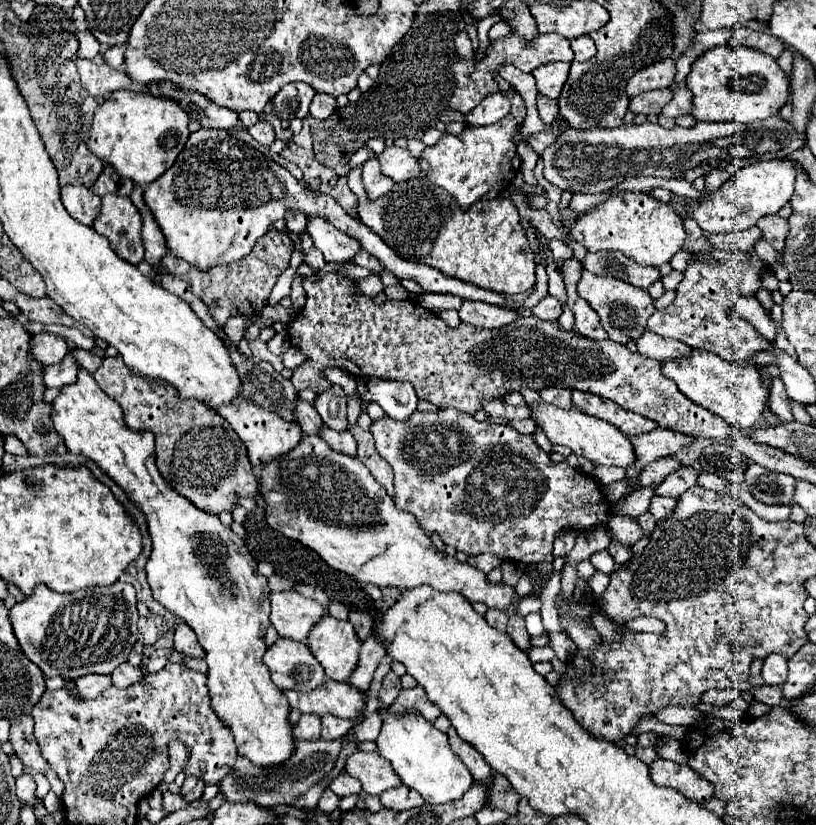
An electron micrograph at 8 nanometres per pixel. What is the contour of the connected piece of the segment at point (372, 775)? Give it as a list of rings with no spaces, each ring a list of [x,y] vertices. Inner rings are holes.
[[[356,751],[346,757],[344,773],[362,783],[362,791],[368,795],[380,795],[388,789],[400,787],[400,779],[392,773],[392,765],[380,757],[380,753]]]

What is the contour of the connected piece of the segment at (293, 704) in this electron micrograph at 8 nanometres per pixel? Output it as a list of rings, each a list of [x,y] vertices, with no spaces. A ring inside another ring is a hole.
[[[326,679],[318,689],[312,691],[284,691],[290,709],[300,709],[302,713],[314,715],[336,715],[354,719],[360,711],[364,711],[364,697],[356,693],[356,689],[348,689],[348,685]]]

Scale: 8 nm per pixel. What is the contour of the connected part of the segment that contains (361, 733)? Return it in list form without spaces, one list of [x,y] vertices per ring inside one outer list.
[[[372,713],[362,723],[354,725],[348,737],[354,737],[356,741],[374,741],[378,737],[378,731],[380,731],[380,717],[378,713]]]

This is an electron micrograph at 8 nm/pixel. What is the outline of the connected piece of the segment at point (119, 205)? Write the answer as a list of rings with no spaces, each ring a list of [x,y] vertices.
[[[104,195],[102,209],[92,223],[96,233],[110,241],[110,247],[128,263],[138,265],[144,257],[144,247],[140,239],[142,217],[132,205],[130,197]]]

